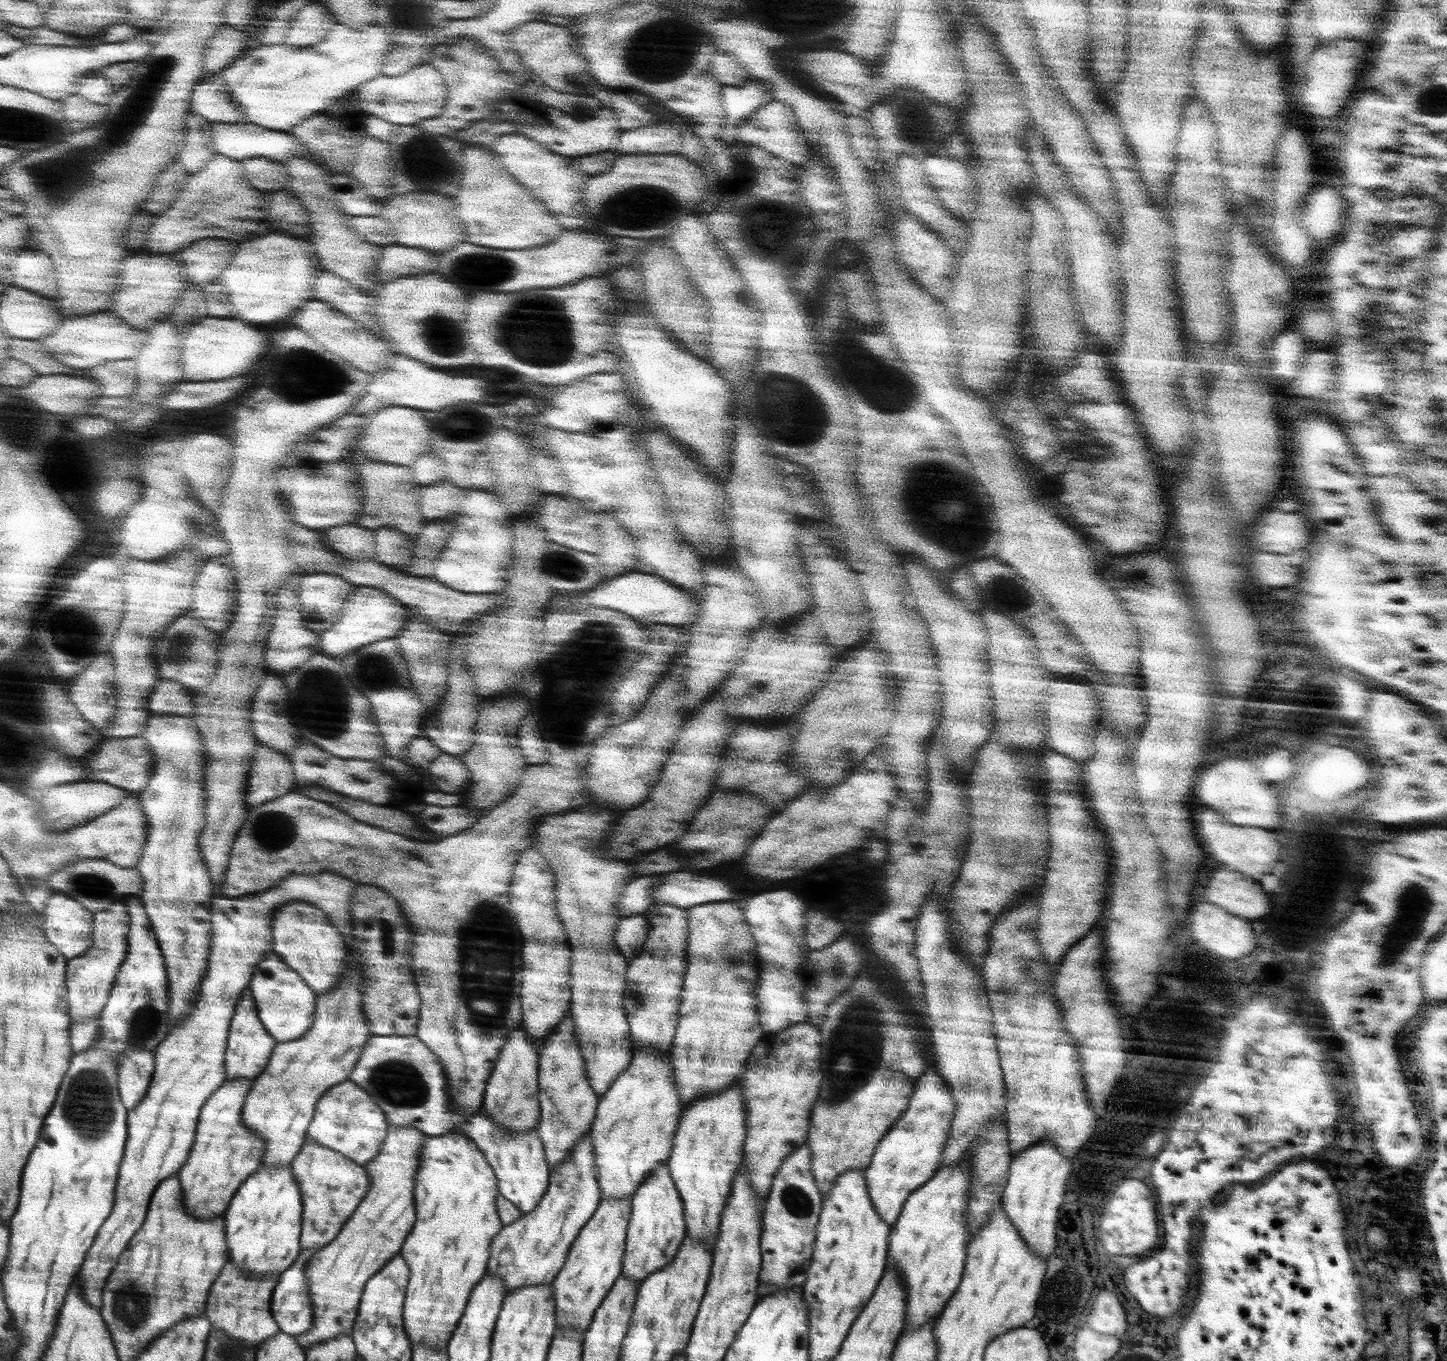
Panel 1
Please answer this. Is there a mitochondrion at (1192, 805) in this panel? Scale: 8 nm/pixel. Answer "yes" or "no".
no

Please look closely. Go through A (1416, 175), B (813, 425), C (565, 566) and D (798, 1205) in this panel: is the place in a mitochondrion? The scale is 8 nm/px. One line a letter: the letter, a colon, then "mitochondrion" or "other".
A: other
B: mitochondrion
C: mitochondrion
D: mitochondrion

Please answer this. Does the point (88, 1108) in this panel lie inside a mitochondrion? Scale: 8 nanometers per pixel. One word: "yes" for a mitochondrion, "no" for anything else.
yes

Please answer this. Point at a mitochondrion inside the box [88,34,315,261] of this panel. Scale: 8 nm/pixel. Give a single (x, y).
(136, 106)

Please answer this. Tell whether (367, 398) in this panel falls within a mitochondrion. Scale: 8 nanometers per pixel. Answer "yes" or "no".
no

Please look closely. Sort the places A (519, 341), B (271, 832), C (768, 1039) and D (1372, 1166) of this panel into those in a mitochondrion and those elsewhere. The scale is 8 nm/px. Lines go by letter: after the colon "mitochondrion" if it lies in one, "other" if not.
A: mitochondrion
B: mitochondrion
C: other
D: other

